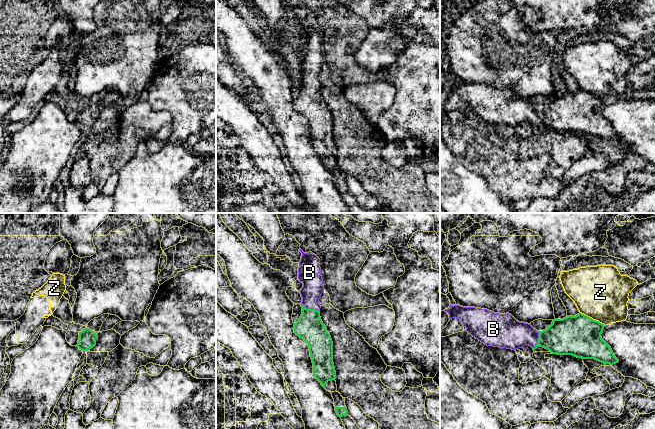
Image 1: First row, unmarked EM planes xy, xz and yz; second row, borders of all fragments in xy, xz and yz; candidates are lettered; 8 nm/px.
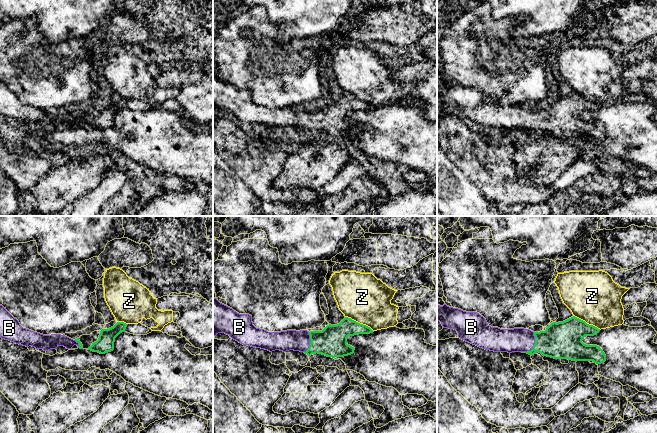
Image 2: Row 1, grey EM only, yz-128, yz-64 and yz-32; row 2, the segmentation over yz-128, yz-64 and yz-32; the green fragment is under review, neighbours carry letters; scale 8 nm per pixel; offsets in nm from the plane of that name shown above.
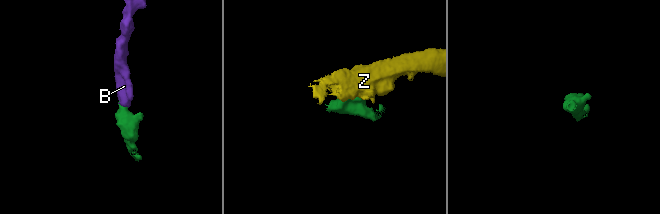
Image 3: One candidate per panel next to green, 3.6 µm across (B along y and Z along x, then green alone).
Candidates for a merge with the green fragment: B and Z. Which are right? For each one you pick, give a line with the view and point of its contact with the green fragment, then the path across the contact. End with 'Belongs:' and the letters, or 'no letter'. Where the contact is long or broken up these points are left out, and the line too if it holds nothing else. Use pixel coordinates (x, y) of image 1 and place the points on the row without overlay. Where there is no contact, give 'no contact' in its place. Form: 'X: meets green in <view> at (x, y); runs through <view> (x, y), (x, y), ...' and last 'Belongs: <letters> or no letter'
B: meets green in xz at (310, 85); runs through xz (309, 103), (310, 85), (311, 54)
Belongs: B

